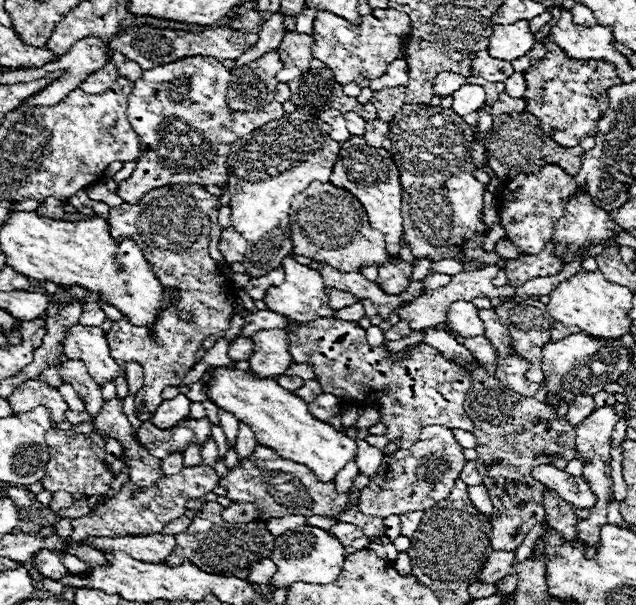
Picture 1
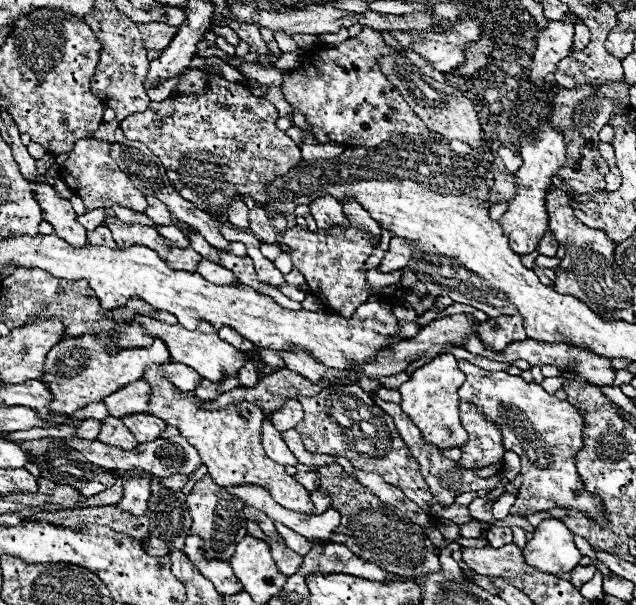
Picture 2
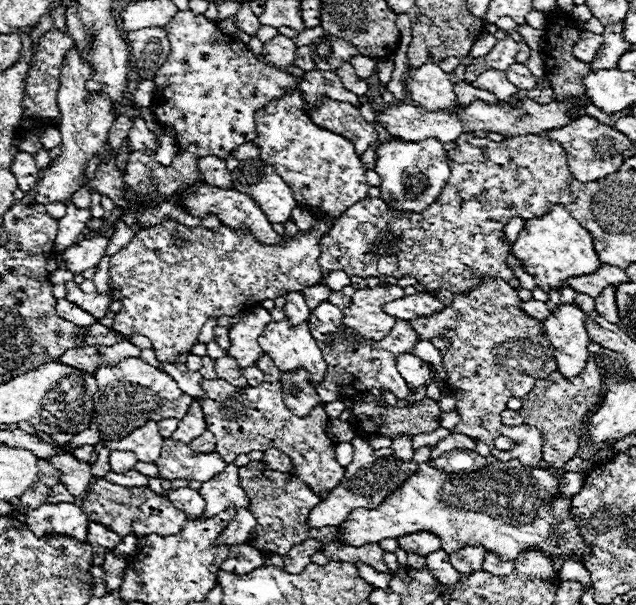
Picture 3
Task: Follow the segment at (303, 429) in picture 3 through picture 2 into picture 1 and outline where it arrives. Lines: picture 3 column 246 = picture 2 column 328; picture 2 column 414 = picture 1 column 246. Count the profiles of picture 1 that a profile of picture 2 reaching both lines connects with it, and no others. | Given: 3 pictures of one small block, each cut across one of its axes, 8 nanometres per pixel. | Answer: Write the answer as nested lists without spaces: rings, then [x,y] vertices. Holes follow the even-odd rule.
[[[256,446],[256,452],[248,460],[242,460],[234,470],[230,470],[226,474],[224,480],[220,480],[220,484],[228,492],[226,498],[230,498],[234,502],[254,502],[257,508],[257,519],[264,520],[264,522],[268,522],[270,518],[282,518],[282,516],[290,516],[290,514],[336,516],[340,522],[348,522],[348,524],[354,524],[356,528],[360,528],[366,538],[378,538],[378,536],[384,536],[384,520],[380,520],[378,516],[362,514],[358,510],[358,504],[354,504],[350,510],[346,510],[346,506],[350,504],[350,494],[354,490],[366,488],[368,482],[370,482],[368,476],[358,474],[352,480],[352,488],[344,494],[338,494],[334,480],[322,482],[316,478],[316,474],[312,474],[312,470],[308,470],[308,466],[296,464],[292,460],[284,460],[276,452],[272,452],[270,448],[264,448],[264,446]],[[284,482],[294,482],[294,488],[276,488],[278,484],[284,484]]]

